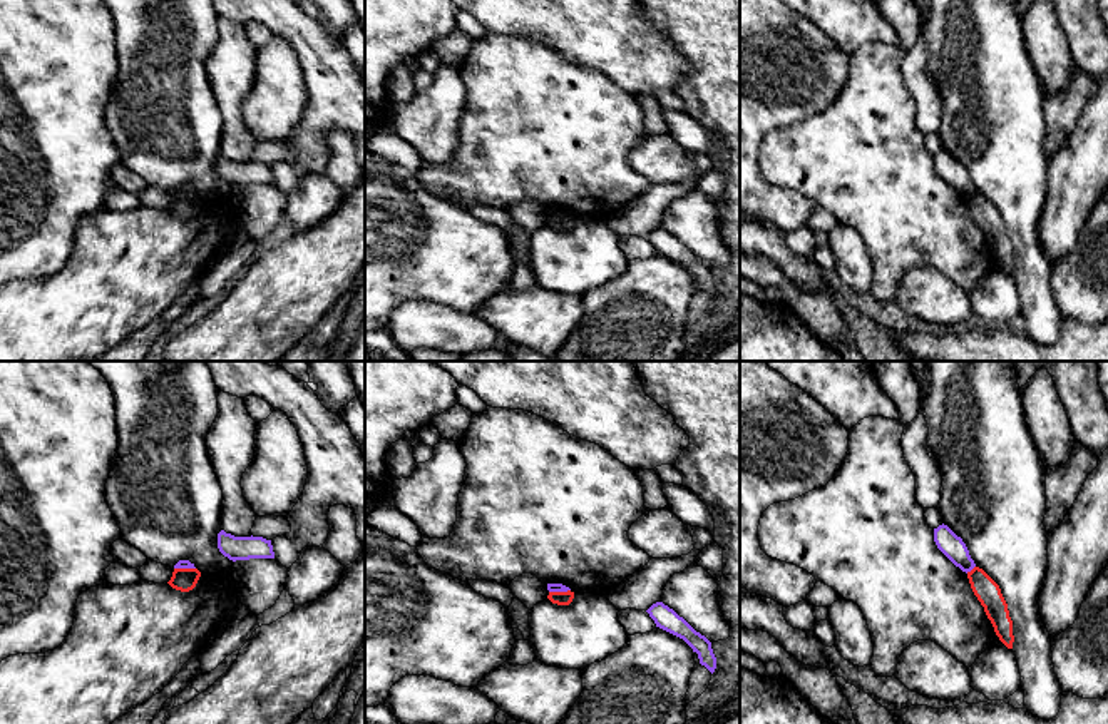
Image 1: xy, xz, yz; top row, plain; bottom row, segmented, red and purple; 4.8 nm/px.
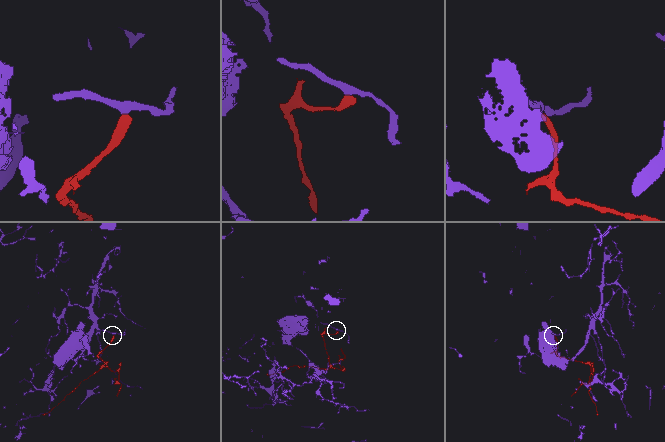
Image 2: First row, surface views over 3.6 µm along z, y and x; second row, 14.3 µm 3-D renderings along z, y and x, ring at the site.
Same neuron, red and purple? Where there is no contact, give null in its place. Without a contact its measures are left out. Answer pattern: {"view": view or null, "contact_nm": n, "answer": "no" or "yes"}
{"view": "yz", "contact_nm": 60, "answer": "no"}

